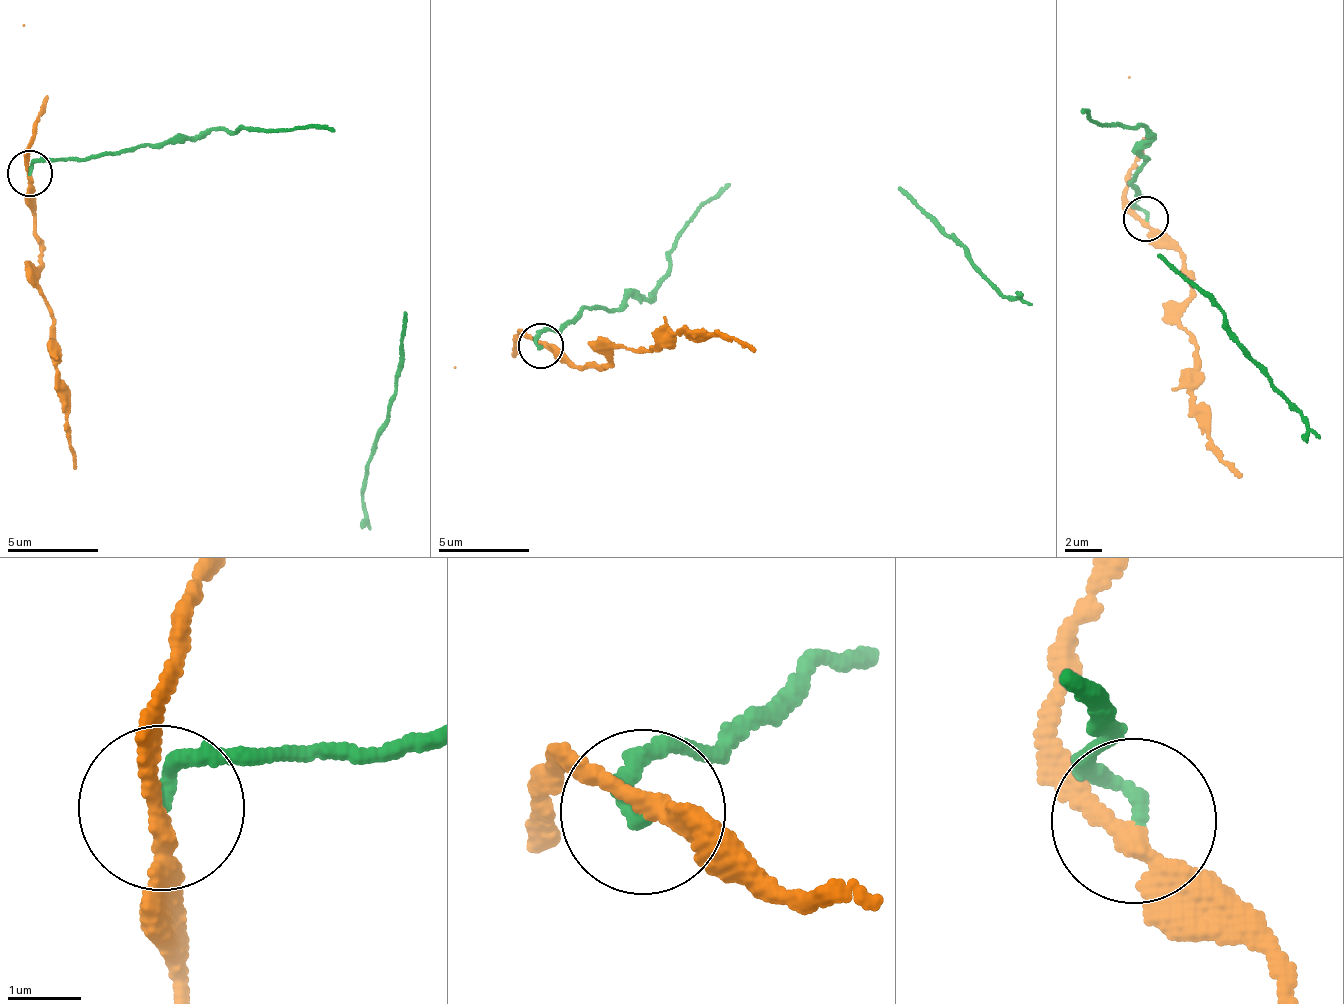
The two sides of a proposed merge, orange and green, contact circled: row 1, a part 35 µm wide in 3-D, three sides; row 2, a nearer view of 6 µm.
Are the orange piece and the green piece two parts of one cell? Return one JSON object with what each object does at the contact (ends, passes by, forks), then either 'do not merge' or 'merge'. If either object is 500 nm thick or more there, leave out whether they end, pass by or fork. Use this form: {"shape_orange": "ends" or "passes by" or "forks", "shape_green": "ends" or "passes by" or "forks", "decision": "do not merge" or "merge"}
{"shape_orange": "passes by", "shape_green": "ends", "decision": "do not merge"}

